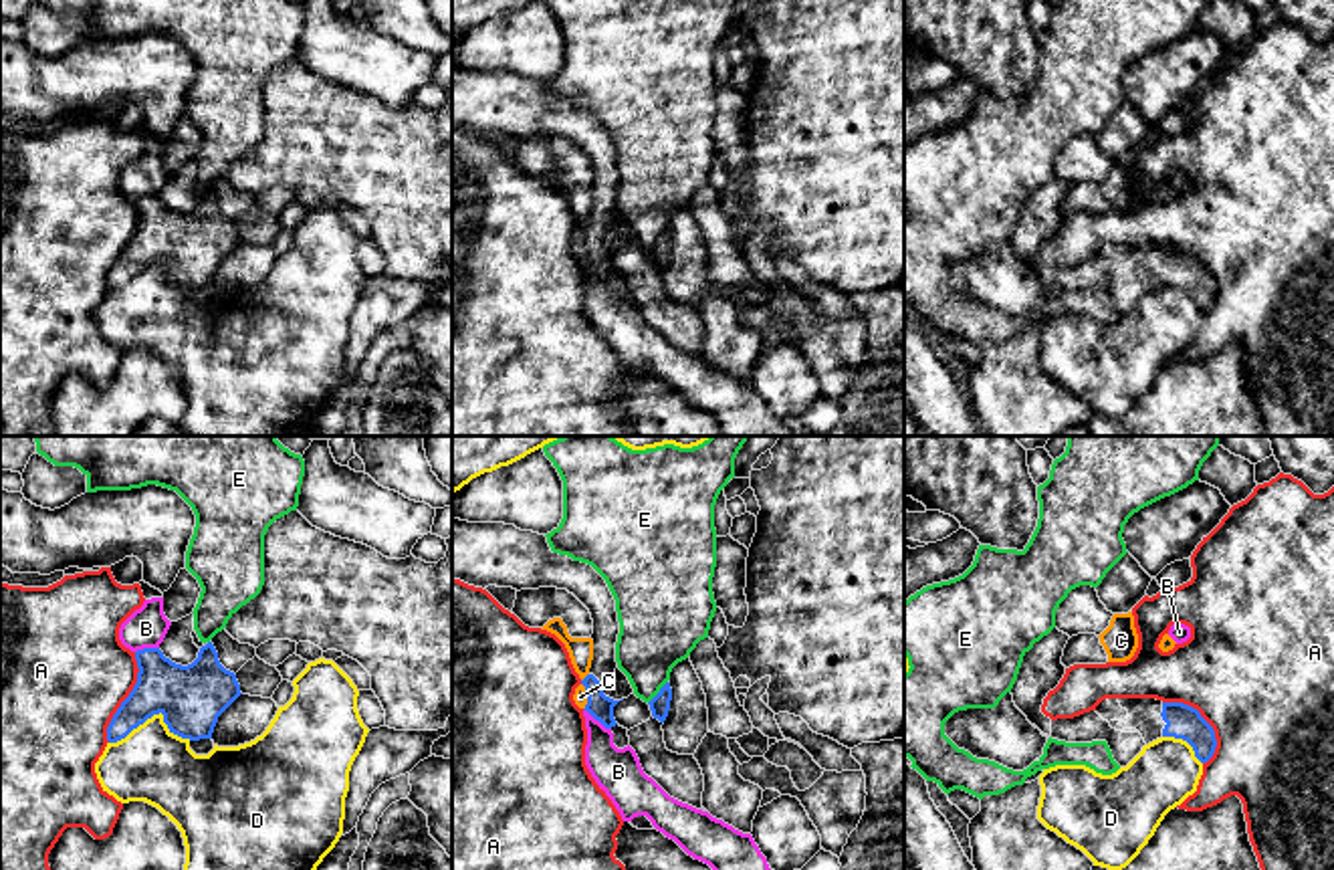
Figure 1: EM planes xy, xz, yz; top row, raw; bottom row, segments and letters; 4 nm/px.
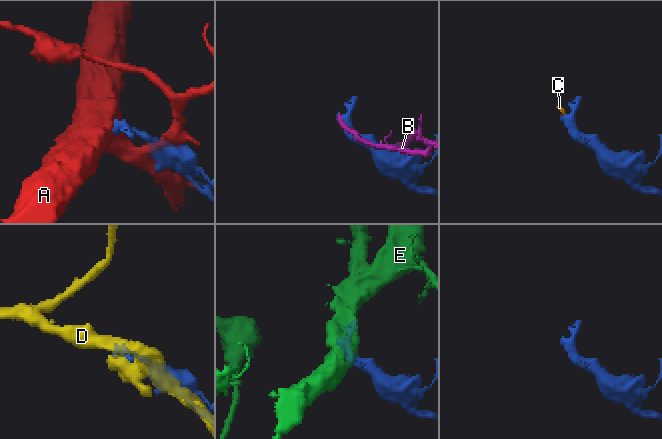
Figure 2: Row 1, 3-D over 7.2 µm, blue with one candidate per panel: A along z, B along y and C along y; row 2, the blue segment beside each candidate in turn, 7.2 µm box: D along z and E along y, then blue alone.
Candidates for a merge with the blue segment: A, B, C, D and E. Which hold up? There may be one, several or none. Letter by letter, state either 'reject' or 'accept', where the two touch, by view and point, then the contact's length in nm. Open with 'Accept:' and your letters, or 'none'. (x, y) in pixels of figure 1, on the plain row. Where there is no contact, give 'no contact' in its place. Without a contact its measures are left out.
Accept: none
A: reject; meets blue in xy at (128, 245); contact 380 nm long
B: reject; meets blue in xz at (598, 267); contact 140 nm long
C: reject; meets blue in xz at (586, 239); contact 150 nm long
D: reject; meets blue in xy at (152, 263); contact 320 nm long
E: reject; meets blue in xz at (658, 241); contact 120 nm long

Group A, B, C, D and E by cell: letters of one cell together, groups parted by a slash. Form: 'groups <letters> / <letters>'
groups A / B C / D / E

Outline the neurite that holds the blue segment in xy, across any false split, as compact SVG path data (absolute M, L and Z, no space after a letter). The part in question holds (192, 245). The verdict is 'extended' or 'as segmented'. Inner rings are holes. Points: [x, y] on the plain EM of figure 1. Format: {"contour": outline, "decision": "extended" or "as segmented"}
{"contour": "M212 190L188 214L172 210L159 196L137 198L135 208L137 230L107 275L109 291L159 260L170 281L190 289L212 287L218 264L242 242Z", "decision": "as segmented"}

